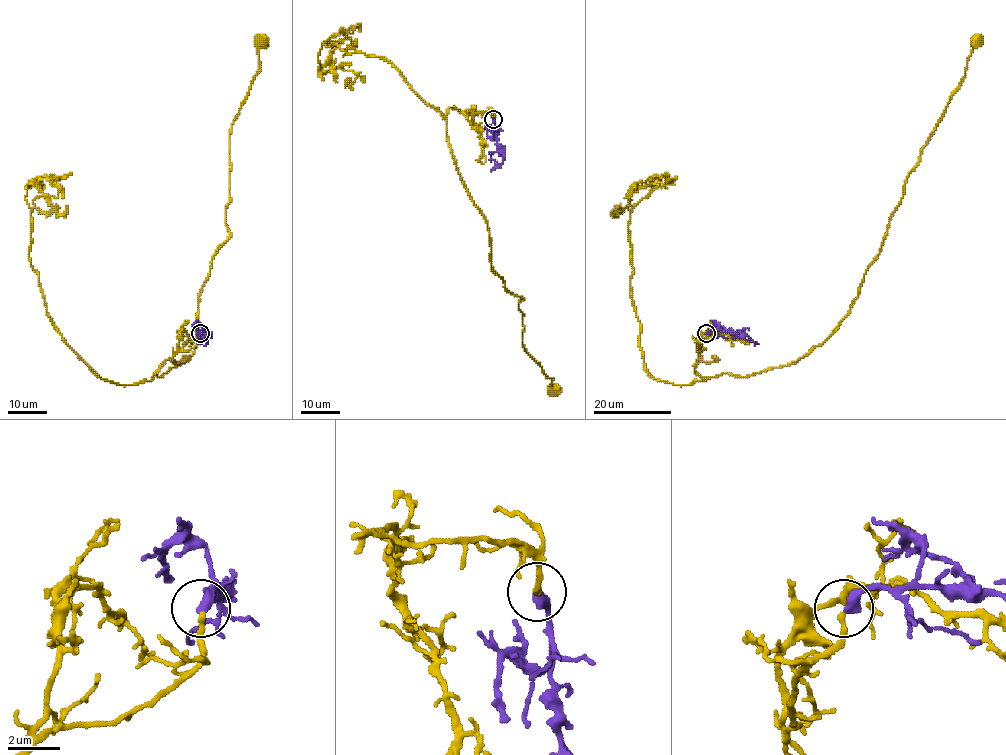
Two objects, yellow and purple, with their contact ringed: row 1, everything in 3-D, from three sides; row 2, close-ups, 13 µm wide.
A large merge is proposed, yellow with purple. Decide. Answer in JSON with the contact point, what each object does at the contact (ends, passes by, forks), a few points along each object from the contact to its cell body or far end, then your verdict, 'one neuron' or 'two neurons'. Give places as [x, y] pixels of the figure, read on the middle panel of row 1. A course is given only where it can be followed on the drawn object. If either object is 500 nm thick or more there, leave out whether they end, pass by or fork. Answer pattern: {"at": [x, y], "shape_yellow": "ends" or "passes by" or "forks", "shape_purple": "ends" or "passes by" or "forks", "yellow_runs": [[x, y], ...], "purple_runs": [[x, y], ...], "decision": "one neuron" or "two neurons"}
{"at": [493, 119], "shape_yellow": "ends", "shape_purple": "ends", "yellow_runs": [[493, 119], [489, 112], [449, 107], [448, 143], [488, 227], [491, 270], [523, 299], [522, 343], [555, 389]], "purple_runs": [[493, 119], [496, 142], [504, 148], [504, 158], [490, 170]], "decision": "one neuron"}

